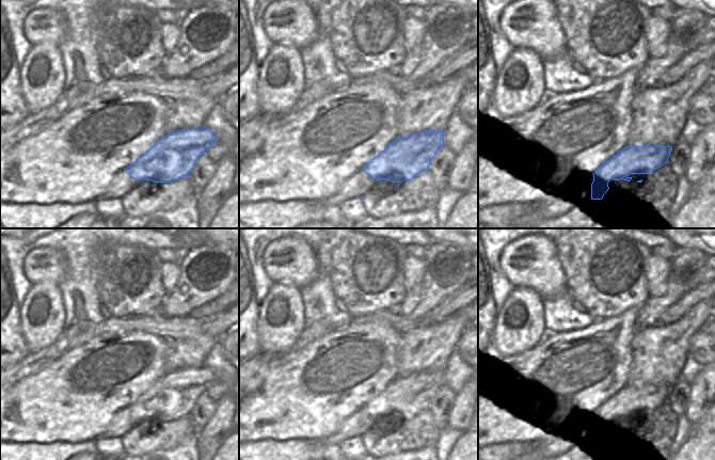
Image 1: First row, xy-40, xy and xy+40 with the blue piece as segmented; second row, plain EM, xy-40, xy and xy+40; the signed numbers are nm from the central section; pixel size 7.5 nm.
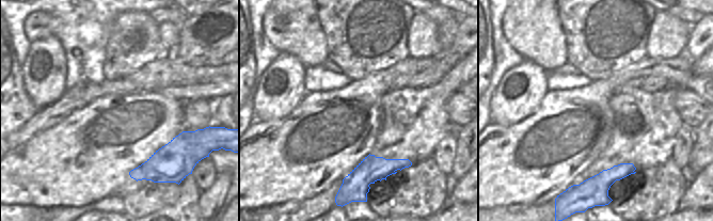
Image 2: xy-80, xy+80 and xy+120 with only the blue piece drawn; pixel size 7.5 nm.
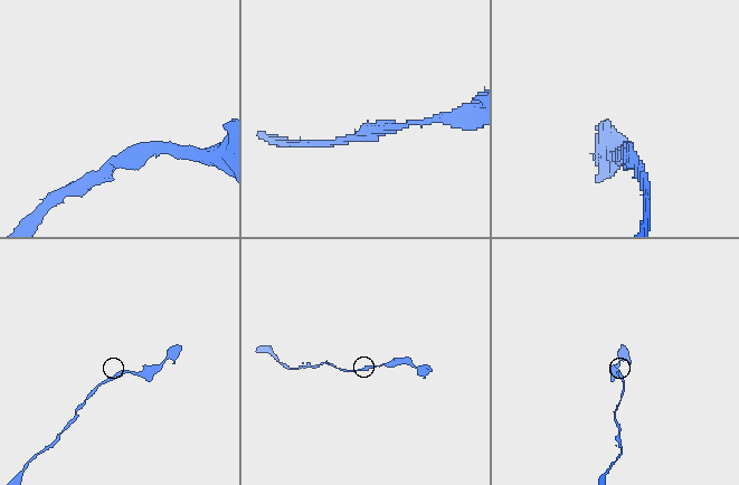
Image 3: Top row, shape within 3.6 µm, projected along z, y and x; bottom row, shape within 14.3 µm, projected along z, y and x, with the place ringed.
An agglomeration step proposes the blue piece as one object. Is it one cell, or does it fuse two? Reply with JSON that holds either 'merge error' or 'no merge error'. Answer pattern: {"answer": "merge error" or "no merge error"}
{"answer": "no merge error"}

